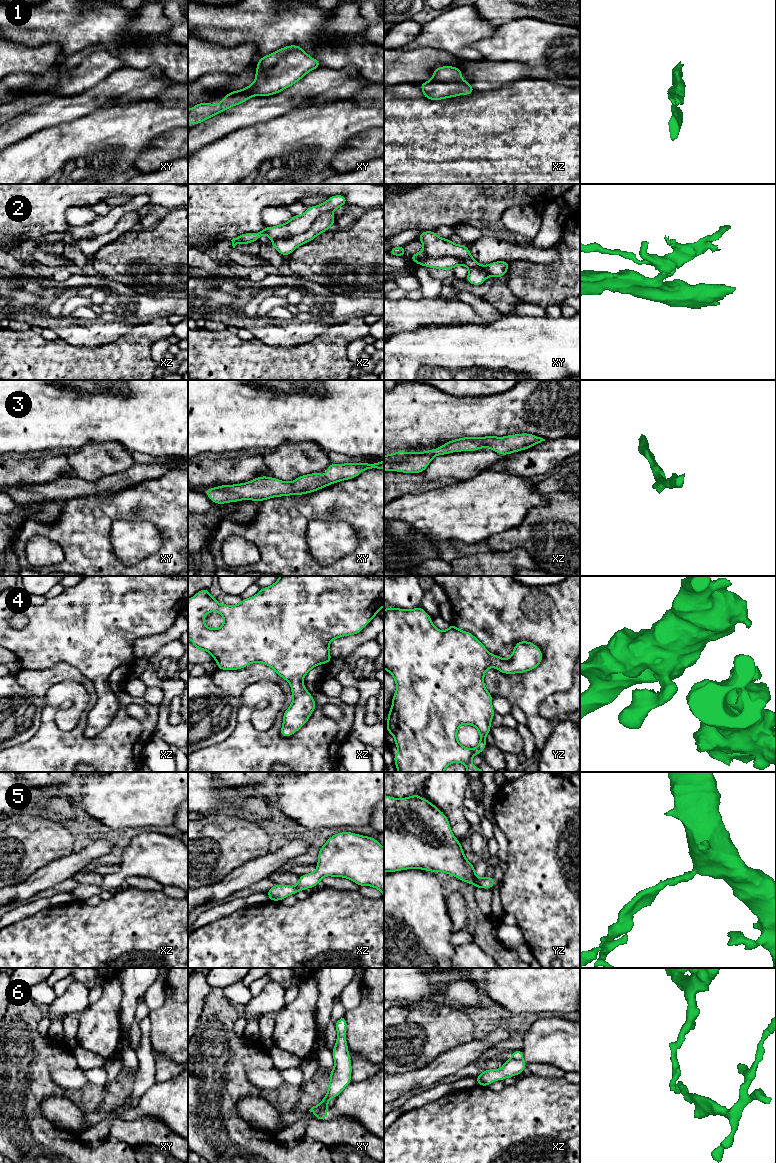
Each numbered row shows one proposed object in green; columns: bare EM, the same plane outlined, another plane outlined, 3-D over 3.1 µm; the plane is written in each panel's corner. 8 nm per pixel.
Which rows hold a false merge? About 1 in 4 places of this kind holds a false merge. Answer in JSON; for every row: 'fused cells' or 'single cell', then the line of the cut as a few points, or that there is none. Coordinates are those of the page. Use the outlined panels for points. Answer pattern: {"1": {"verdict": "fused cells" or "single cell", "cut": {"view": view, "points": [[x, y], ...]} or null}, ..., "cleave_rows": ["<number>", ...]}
{"1": {"verdict": "single cell", "cut": null}, "2": {"verdict": "fused cells", "cut": {"view": "xz", "points": [[330, 210], [325, 210], [304, 232], [288, 238], [272, 240]]}}, "3": {"verdict": "single cell", "cut": null}, "4": {"verdict": "single cell", "cut": null}, "5": {"verdict": "single cell", "cut": null}, "6": {"verdict": "fused cells", "cut": {"view": "xy", "points": [[316, 1105], [319, 1110], [326, 1108]]}}, "cleave_rows": ["2", "6"]}

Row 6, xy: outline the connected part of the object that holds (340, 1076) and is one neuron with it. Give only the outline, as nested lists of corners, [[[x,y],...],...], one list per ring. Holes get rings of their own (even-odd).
[[[345,1016],[336,1021],[335,1027],[337,1030],[337,1040],[335,1047],[331,1052],[335,1065],[330,1071],[330,1081],[327,1093],[323,1100],[317,1105],[318,1111],[327,1109],[329,1107],[329,1100],[331,1098],[336,1098],[343,1089],[351,1083],[352,1065],[345,1036],[347,1028]]]

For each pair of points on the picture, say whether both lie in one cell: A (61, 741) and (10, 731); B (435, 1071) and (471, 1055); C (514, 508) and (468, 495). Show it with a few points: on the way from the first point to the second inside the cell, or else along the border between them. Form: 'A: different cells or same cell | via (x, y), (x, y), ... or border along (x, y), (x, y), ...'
A: different cells | border along (42, 713), (39, 729), (29, 739), (12, 746)
B: same cell | via (444, 1065), (462, 1056)
C: same cell | via (503, 507), (499, 507), (496, 504), (479, 504)

